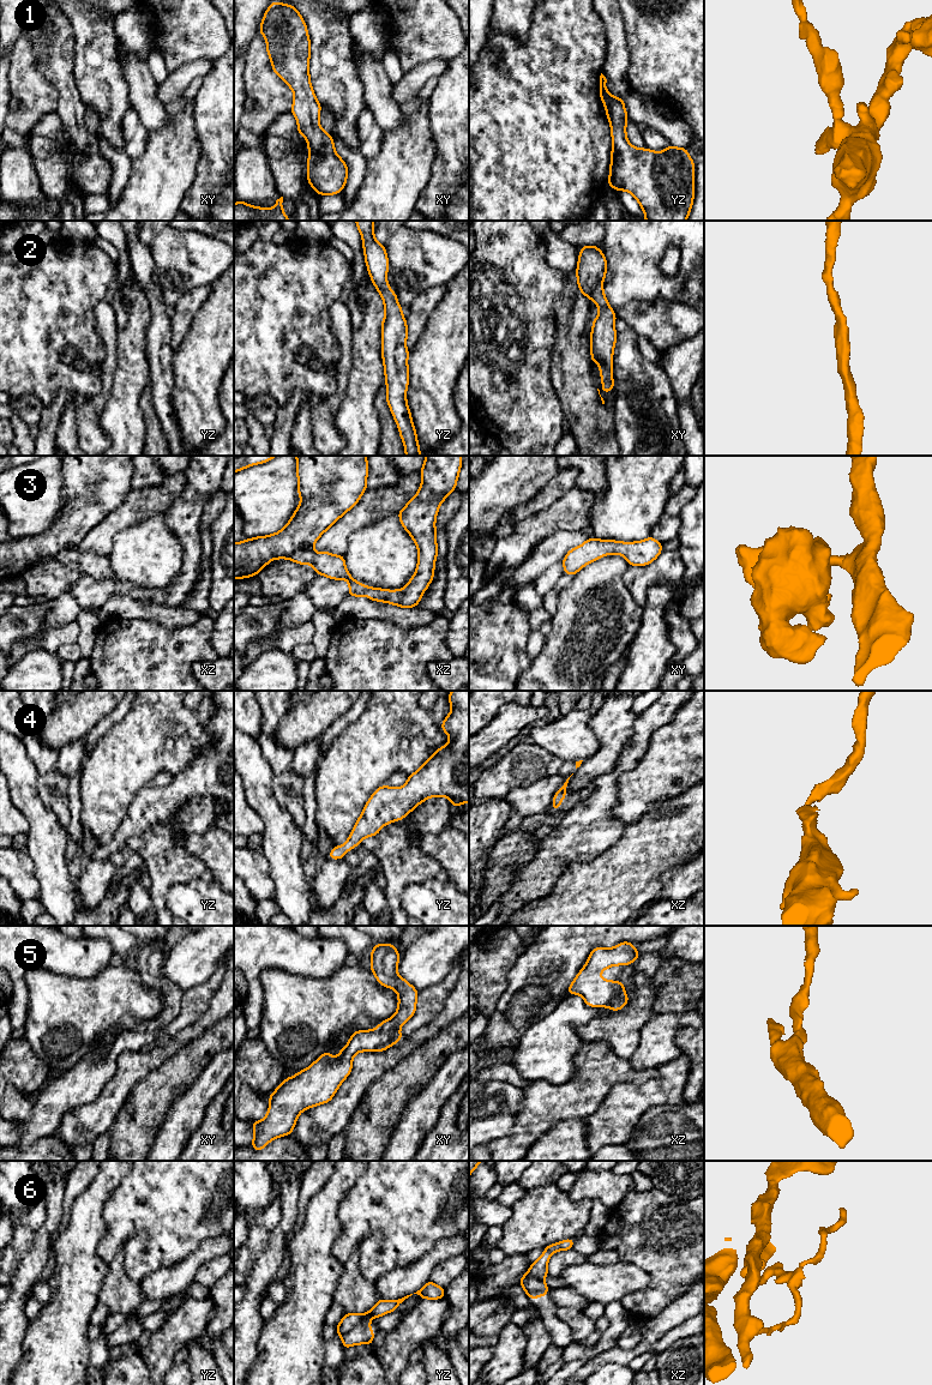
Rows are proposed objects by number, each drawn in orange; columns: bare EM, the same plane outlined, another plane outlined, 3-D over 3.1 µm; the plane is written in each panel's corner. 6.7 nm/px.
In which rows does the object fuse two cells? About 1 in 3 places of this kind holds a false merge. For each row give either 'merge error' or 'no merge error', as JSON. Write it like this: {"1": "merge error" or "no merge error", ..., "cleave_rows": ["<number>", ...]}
{"1": "no merge error", "2": "no merge error", "3": "no merge error", "4": "no merge error", "5": "merge error", "6": "merge error", "cleave_rows": ["5", "6"]}

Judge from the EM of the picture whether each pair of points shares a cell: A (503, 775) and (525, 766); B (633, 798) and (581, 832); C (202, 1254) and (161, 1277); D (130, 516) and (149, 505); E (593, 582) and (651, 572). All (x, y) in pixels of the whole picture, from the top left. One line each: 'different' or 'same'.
A: same
B: different
C: same
D: same
E: different

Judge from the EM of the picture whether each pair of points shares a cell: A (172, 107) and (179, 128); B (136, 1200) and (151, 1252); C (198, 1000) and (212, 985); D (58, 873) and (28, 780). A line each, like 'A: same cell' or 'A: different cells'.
A: different cells
B: same cell
C: same cell
D: same cell

